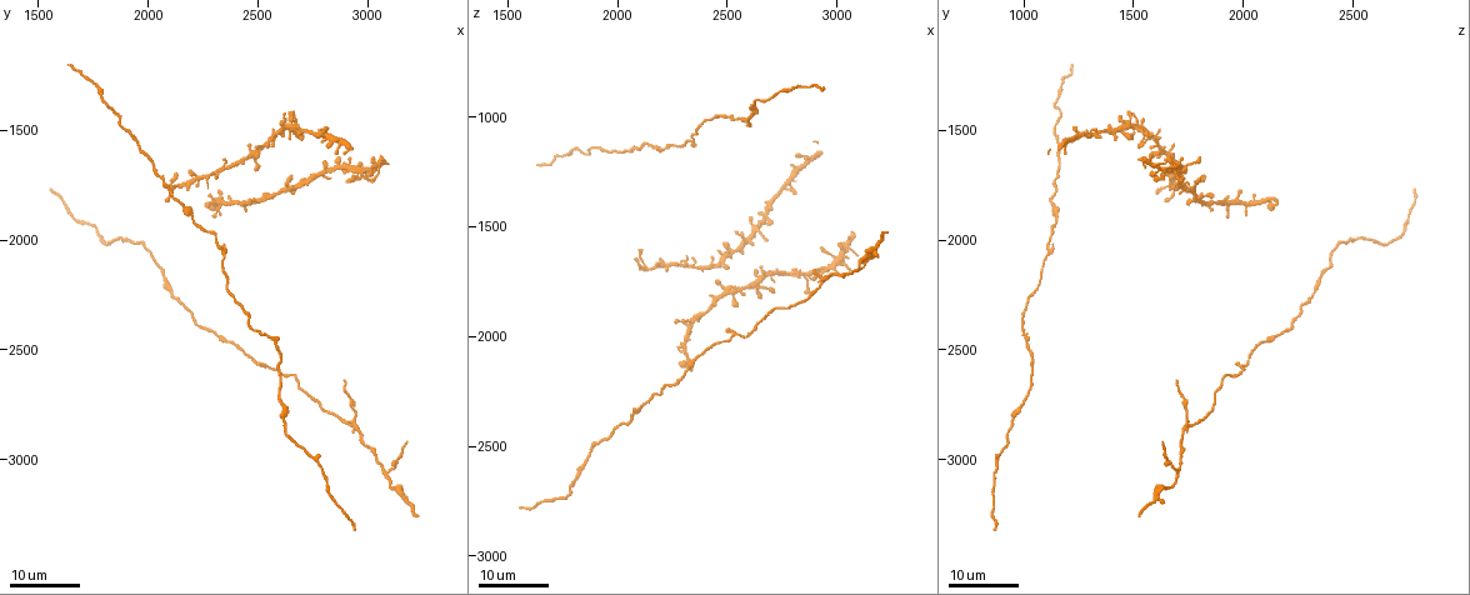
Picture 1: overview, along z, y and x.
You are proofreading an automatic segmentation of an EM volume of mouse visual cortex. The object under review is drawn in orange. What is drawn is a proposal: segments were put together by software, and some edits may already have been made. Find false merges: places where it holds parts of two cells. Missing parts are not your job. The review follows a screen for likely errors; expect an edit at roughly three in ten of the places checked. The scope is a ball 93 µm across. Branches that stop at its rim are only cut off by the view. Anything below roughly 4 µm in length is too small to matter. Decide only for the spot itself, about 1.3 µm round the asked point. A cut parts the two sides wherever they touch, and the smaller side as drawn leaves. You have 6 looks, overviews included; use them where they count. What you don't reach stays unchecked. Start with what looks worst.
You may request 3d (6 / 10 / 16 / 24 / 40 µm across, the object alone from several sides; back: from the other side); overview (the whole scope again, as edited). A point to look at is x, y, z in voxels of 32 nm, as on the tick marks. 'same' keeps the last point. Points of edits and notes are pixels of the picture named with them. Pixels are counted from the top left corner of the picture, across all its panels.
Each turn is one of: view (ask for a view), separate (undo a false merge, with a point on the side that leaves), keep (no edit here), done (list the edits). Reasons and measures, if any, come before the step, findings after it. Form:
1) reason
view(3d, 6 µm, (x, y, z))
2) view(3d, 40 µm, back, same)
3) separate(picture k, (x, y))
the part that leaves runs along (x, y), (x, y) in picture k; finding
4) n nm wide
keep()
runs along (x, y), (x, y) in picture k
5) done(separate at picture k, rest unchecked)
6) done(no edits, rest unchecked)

looks like a crossing
view(3d, 16 µm, (2930, 2830, 1740))

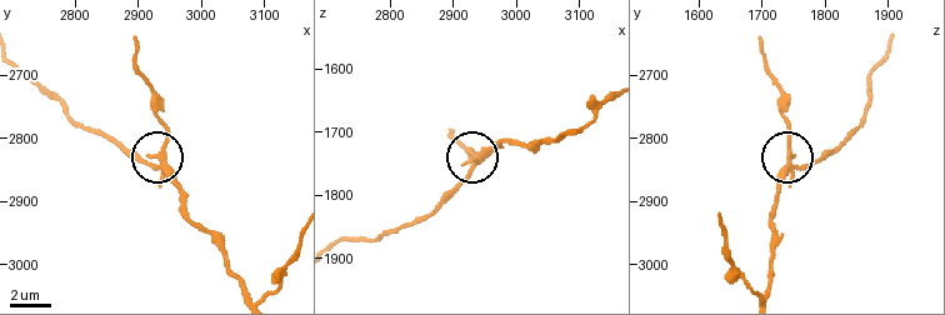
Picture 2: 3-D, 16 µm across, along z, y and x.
view(3d, 10 µm, (2945, 2835, 1745))

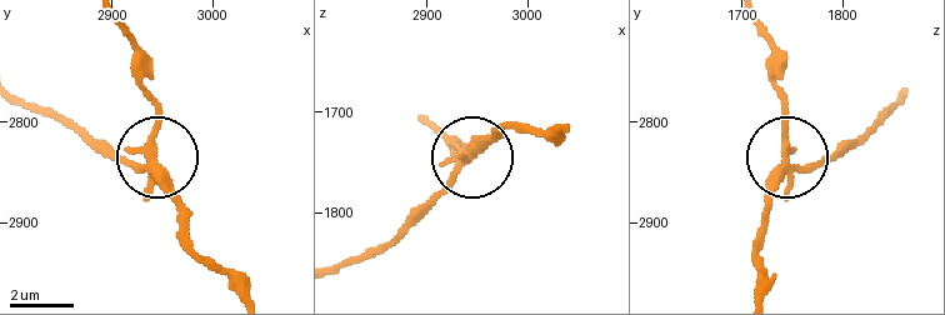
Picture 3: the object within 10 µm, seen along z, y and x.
5 arms
separate(picture 3, (160, 115))
two cells meet here

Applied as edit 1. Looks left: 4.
looks like a crossing
view(3d, 24 µm, (2130, 1750, 1670))

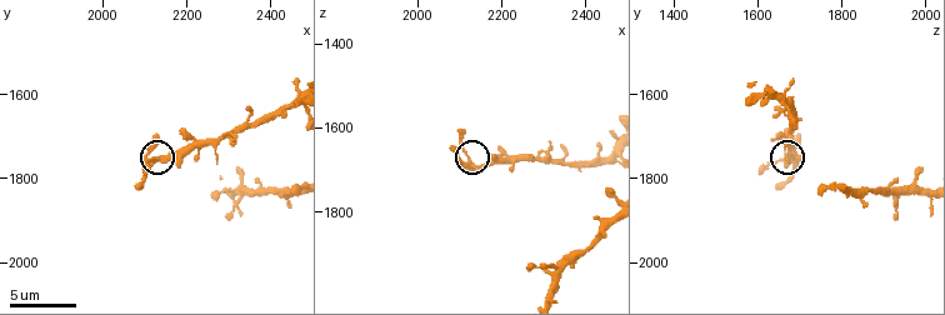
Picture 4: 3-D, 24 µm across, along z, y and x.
view(3d, 6 µm, (2120, 1755, 1680))

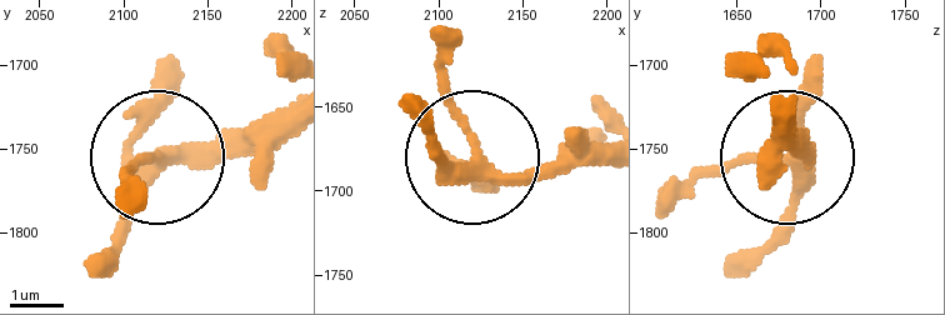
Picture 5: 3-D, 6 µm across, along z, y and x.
290 nm wide
keep()
continuous, no second cell

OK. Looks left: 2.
small branch off a trunk
view(3d, 16 µm, (2350, 2070, 1110))

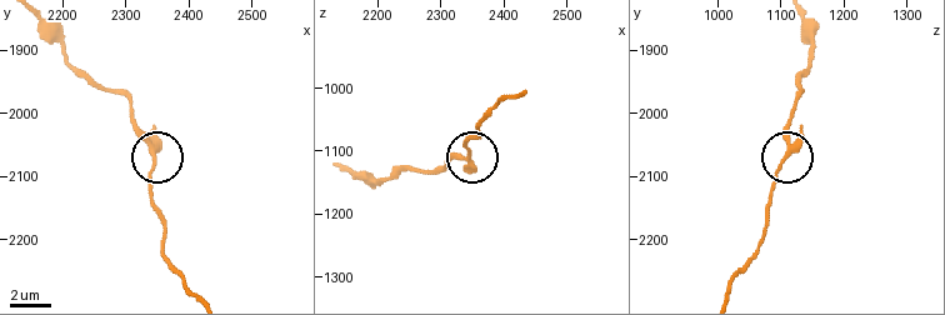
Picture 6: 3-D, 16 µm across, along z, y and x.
view(3d, 10 µm, (2340, 2065, 1110))

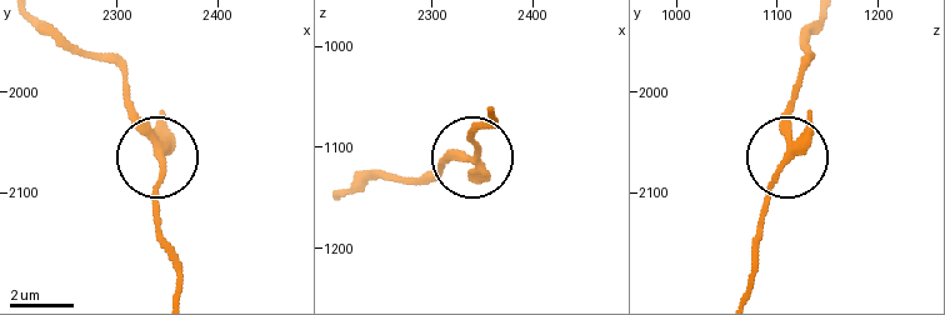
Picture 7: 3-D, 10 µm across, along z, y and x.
keep()
one cell here

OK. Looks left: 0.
done(separate at picture 3, rest unchecked)

